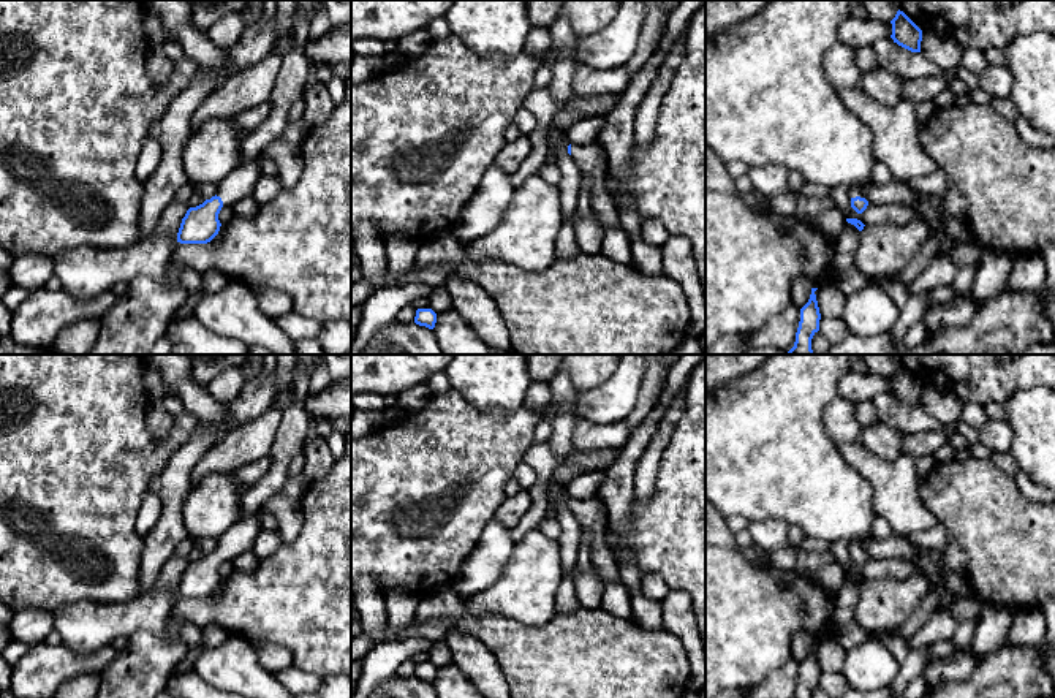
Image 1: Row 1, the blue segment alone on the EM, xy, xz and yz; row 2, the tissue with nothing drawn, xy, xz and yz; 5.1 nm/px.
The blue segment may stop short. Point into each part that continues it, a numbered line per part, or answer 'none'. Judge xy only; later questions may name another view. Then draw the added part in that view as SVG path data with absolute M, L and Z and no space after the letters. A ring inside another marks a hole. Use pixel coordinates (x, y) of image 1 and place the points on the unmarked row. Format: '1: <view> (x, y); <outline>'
1: xy (239, 538); M264 508L242 518L234 525L231 525L218 540L217 551L221 552L223 560L233 560L234 557L251 551L251 546L261 529L261 513Z

